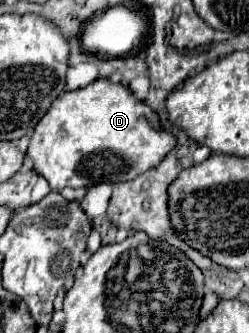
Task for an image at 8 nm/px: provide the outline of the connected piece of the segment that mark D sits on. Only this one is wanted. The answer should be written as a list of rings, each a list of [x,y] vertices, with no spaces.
[[[98,78],[86,88],[64,92],[64,96],[58,96],[52,102],[52,108],[48,108],[48,112],[40,118],[40,124],[36,124],[34,128],[30,146],[26,150],[26,158],[32,160],[34,172],[46,178],[52,190],[62,190],[66,186],[70,188],[92,186],[94,178],[96,184],[100,182],[116,184],[132,180],[138,174],[146,172],[148,168],[156,166],[172,148],[174,148],[174,138],[168,132],[160,130],[158,116],[146,104],[136,100],[124,84],[114,84]]]

